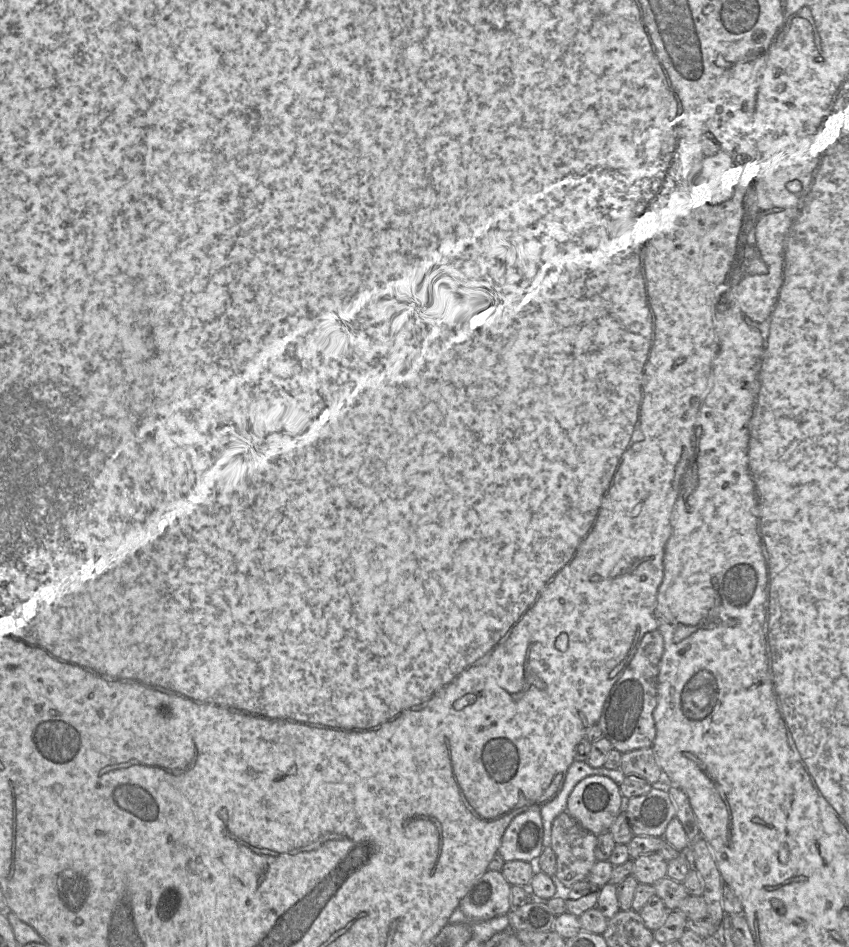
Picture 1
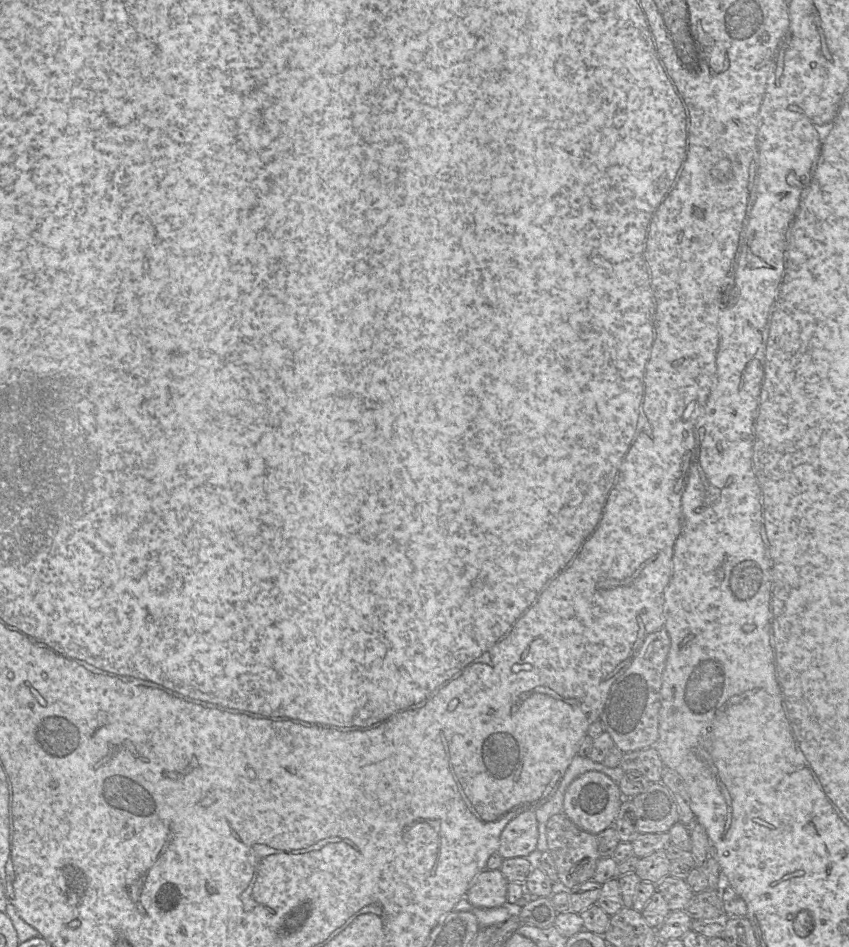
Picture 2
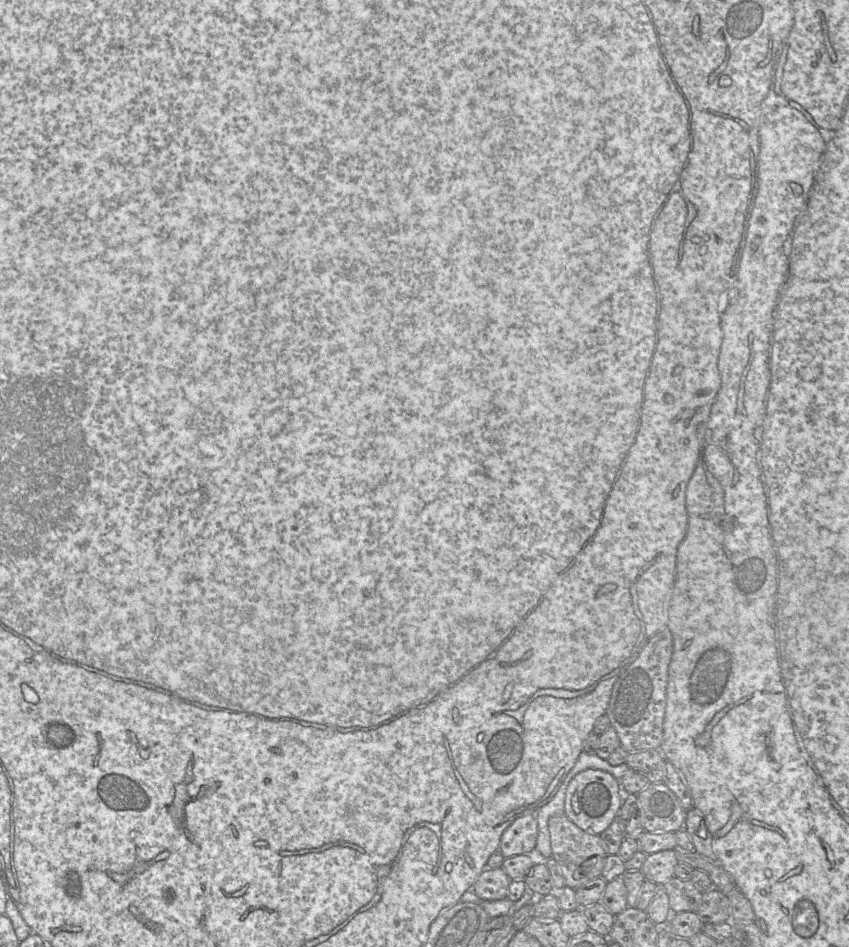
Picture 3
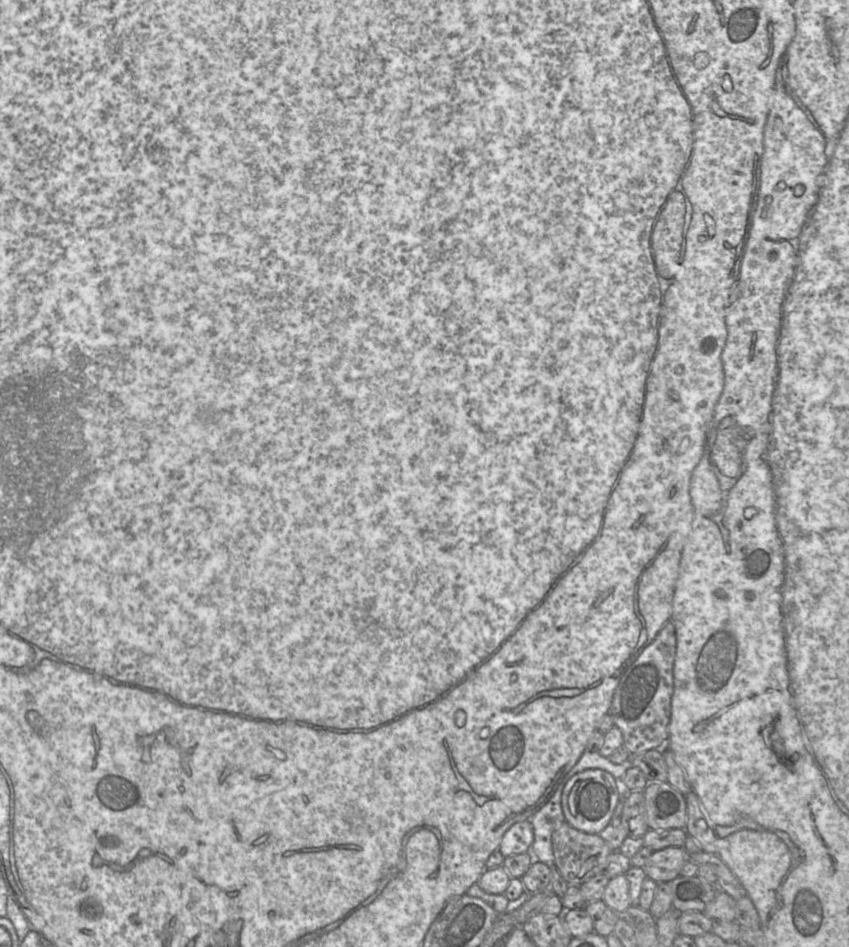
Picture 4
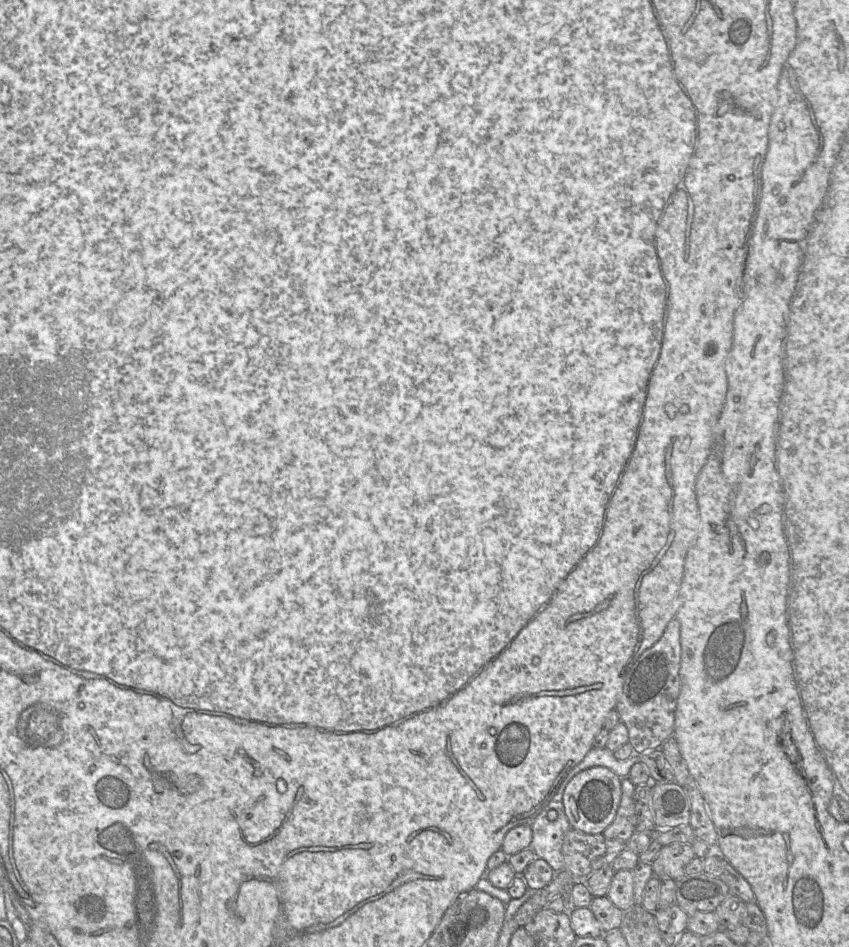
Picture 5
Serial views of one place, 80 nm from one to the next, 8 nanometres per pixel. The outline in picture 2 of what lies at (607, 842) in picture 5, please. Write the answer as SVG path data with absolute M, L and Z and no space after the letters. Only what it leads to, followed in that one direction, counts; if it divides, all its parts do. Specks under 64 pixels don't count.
M563 812L549 818L546 832L548 851L556 866L559 886L569 890L591 880L600 859L596 835L580 829Z

